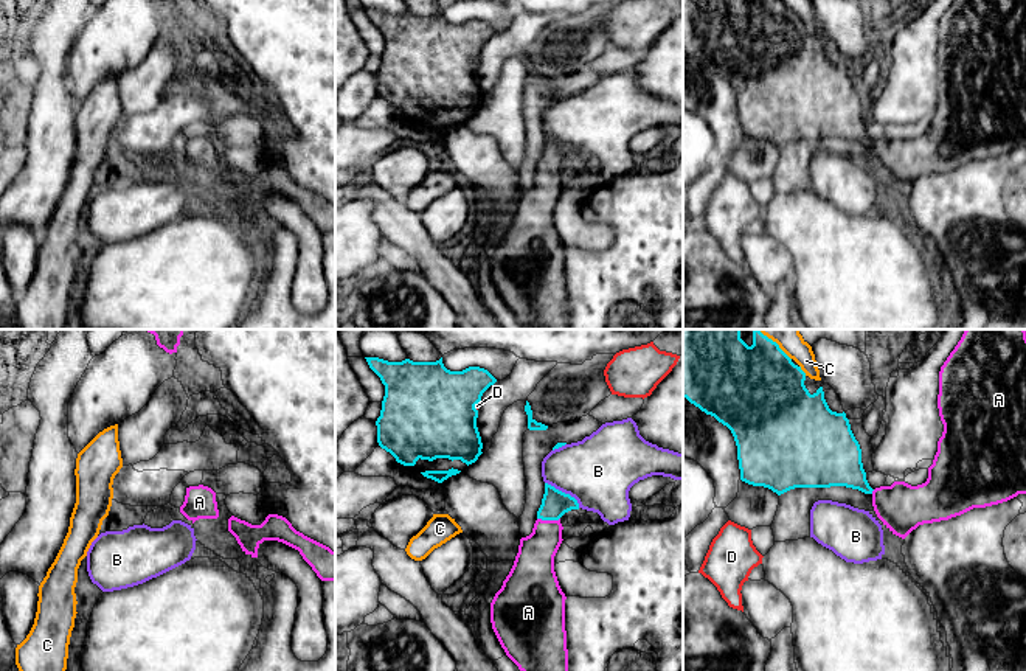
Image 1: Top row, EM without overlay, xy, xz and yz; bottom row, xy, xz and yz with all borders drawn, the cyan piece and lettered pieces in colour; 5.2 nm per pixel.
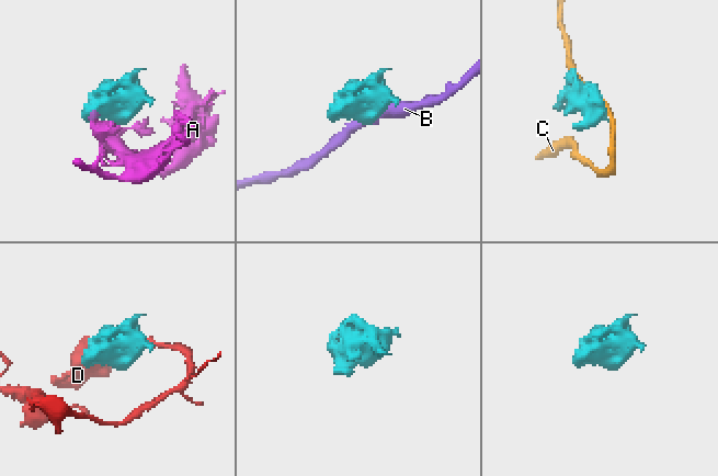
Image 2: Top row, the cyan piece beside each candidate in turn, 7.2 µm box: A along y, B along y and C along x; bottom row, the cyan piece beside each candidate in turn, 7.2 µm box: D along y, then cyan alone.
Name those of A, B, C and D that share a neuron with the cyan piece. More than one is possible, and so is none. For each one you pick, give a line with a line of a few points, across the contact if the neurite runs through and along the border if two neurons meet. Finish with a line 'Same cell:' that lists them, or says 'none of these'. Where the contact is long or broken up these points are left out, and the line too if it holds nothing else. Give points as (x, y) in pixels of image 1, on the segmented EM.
A: Line: xz (554, 504), (548, 519), (534, 563)
Same cell: A

